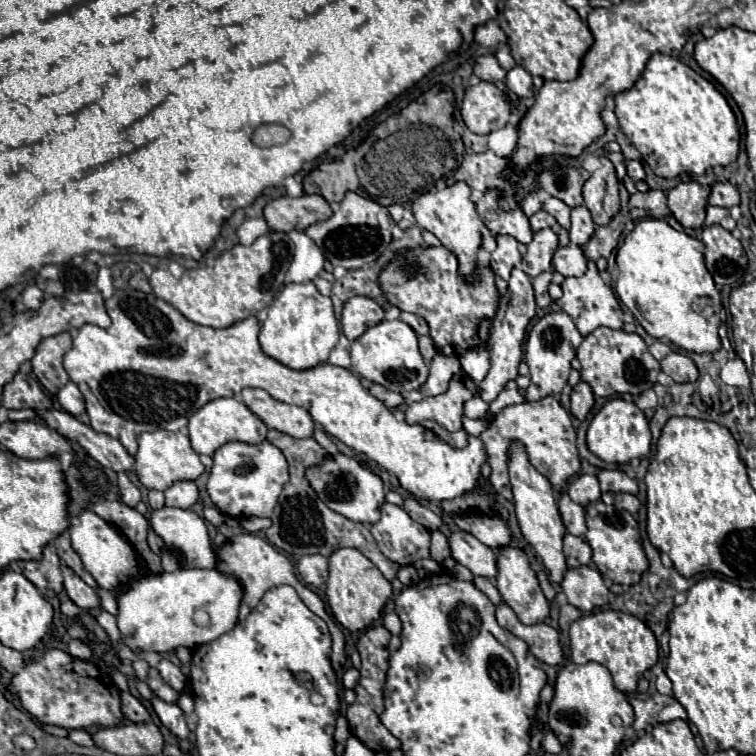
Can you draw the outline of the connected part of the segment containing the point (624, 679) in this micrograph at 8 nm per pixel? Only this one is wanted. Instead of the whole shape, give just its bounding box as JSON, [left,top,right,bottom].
[570,609,658,693]

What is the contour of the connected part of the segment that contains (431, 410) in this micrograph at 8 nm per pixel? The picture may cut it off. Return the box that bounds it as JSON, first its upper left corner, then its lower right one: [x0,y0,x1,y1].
[404,373,478,449]

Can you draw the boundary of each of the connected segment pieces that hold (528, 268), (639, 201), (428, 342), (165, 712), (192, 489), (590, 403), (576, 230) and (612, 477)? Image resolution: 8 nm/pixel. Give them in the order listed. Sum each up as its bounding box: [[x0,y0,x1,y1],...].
[[522,229,558,277],[630,191,670,219],[418,335,436,363],[152,697,190,739],[164,481,198,509],[570,383,594,421],[570,207,596,245],[598,469,638,495]]

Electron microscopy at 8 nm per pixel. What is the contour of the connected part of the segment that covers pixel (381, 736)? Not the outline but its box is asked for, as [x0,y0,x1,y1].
[346,625,400,751]

